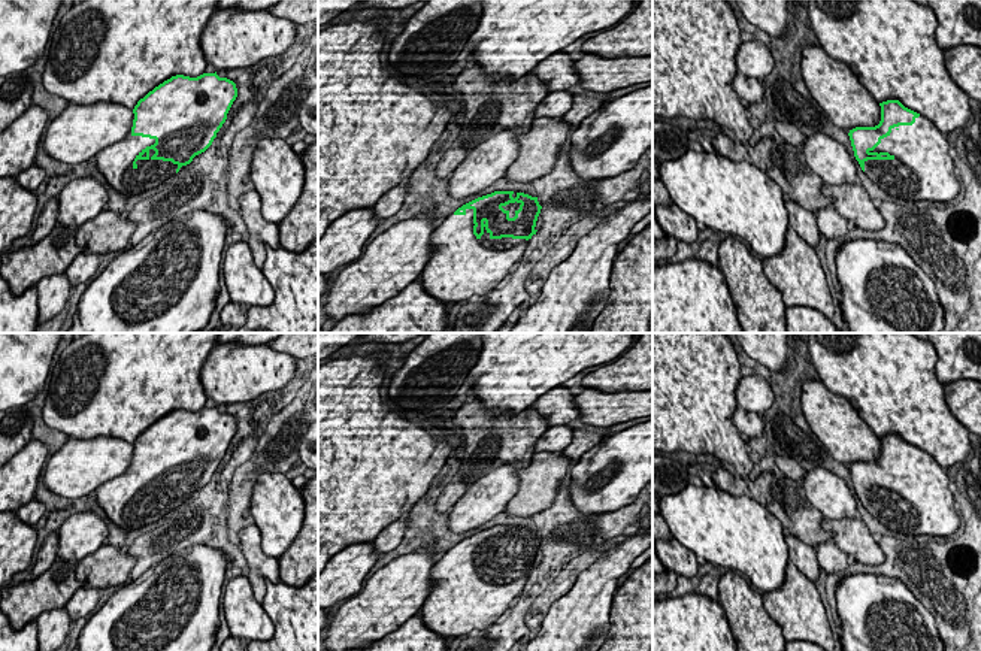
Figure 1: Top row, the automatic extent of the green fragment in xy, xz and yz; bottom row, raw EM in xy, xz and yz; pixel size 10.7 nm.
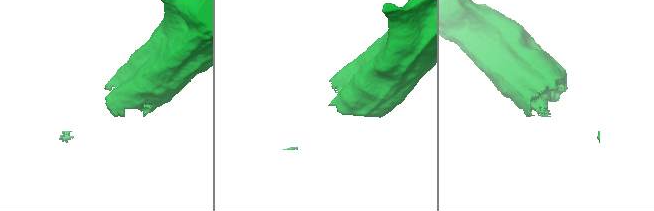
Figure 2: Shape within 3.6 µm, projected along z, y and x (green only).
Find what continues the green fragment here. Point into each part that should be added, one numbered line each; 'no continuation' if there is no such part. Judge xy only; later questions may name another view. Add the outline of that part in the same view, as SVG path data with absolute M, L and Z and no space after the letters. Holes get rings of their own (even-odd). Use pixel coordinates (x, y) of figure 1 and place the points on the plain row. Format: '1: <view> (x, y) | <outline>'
1: xy (115, 496) | M130 464L124 473L96 490L97 503L109 520L121 529L142 529L152 524L178 503L178 499L172 496L152 494L154 484L149 484L148 494L134 494L146 481L154 478L155 473L133 470Z

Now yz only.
1: yz (922, 503) | M926 451L915 452L912 460L899 460L881 473L881 478L869 487L888 487L893 494L865 496L865 509L888 530L902 535L951 536L960 527L960 518L954 509L954 496L948 488L950 478L939 463Z

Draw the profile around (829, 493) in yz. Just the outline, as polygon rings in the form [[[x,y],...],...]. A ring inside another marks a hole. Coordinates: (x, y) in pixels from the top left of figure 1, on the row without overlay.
[[[824,467],[806,470],[800,482],[808,500],[829,520],[857,518],[856,499],[847,482]]]

